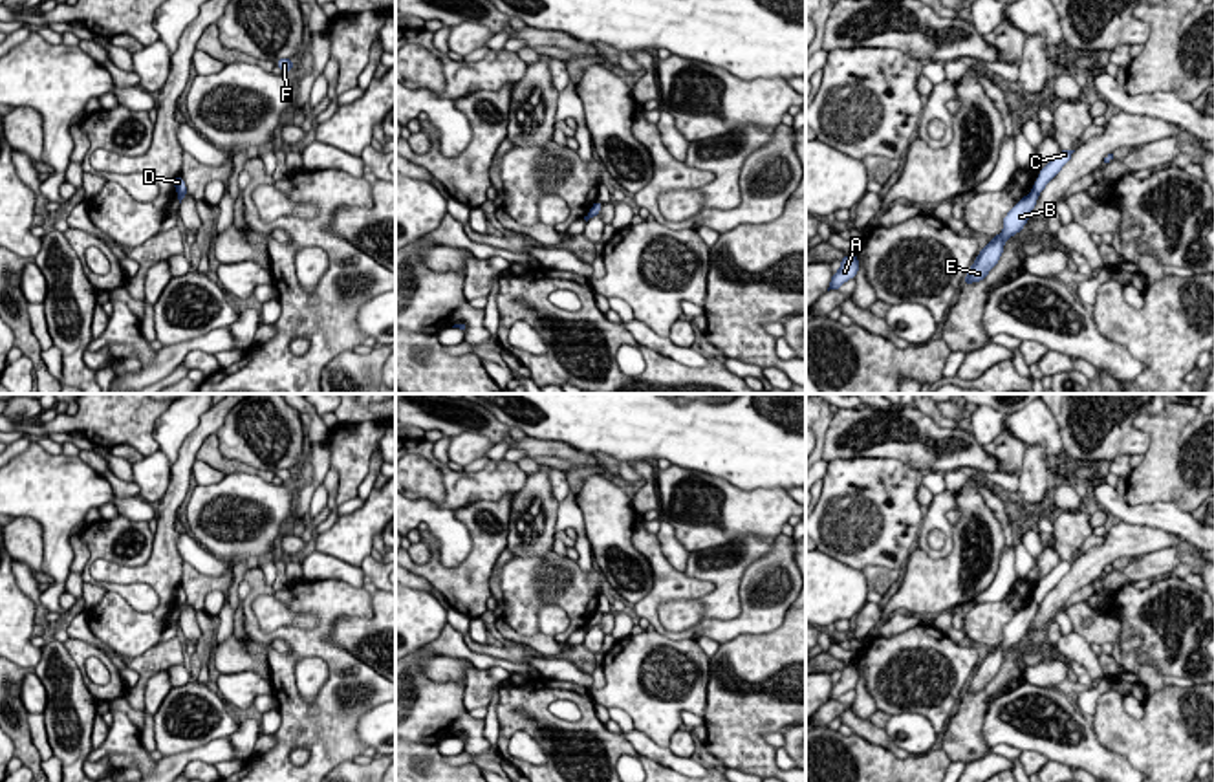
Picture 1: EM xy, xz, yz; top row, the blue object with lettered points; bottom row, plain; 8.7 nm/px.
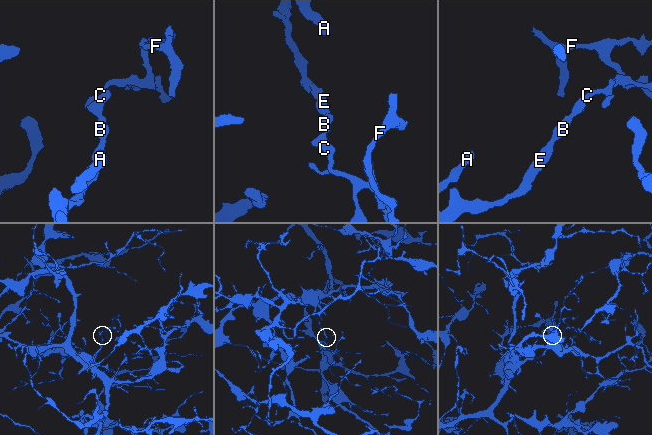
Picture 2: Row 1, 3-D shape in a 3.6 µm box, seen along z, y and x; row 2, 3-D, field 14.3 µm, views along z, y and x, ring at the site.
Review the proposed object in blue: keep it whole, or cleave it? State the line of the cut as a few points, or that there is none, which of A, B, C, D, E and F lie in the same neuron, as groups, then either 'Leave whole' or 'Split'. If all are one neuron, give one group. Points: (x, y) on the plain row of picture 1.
Split along yz (1033, 599), (1039, 603). Groups: A B E / C D F. Split

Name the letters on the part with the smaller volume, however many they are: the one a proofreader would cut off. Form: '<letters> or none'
C, D, F

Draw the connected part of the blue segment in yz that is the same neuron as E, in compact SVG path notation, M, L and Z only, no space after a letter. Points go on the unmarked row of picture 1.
M1031 601L1025 608L1022 608L1003 628L1003 641L994 646L978 665L972 678L969 679L963 694L980 692L987 687L987 683L996 678L1003 654L1013 645L1020 643L1029 630L1031 621L1035 619L1038 610L1038 603Z

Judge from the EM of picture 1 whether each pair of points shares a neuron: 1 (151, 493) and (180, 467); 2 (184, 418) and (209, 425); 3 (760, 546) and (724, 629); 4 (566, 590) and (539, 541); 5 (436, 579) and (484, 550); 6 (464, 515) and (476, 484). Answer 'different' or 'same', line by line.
1: different
2: different
3: different
4: different
5: same
6: different

